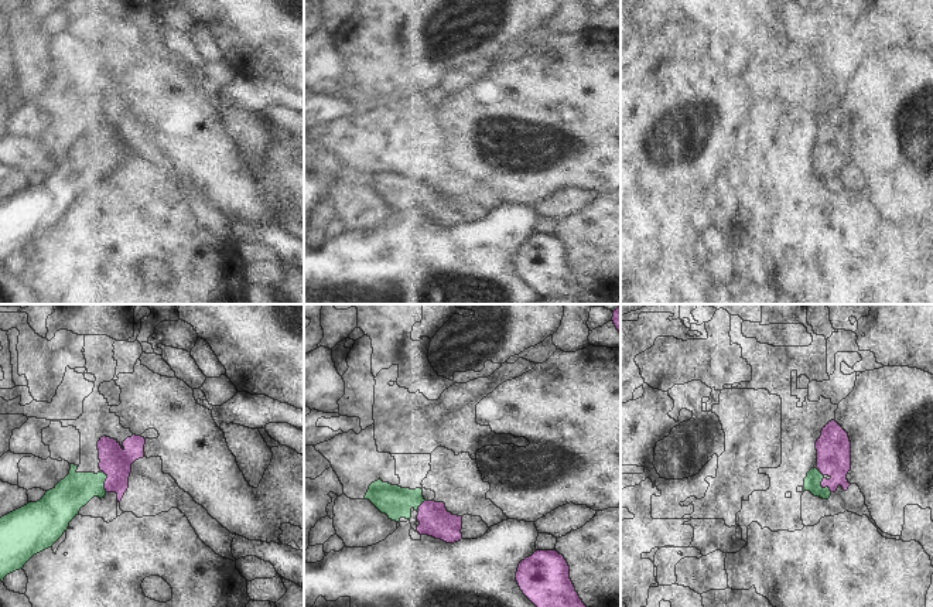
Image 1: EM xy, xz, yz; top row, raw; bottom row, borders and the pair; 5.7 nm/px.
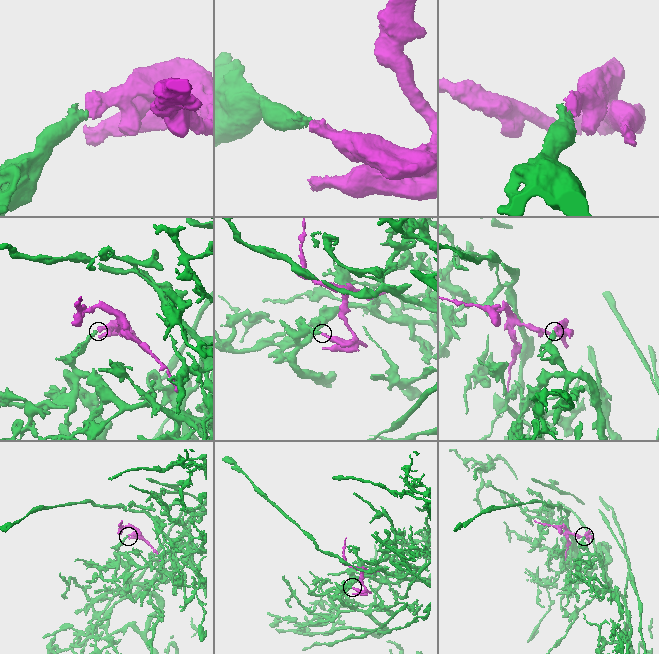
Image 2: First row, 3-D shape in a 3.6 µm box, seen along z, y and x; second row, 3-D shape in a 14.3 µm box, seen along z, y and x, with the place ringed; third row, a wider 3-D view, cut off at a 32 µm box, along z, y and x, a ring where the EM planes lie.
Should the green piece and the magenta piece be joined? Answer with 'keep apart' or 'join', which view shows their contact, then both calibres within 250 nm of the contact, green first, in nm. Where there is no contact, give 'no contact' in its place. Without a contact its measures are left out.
join; meets green in yz; 100 nm thick on the green side, 190 nm on the other

